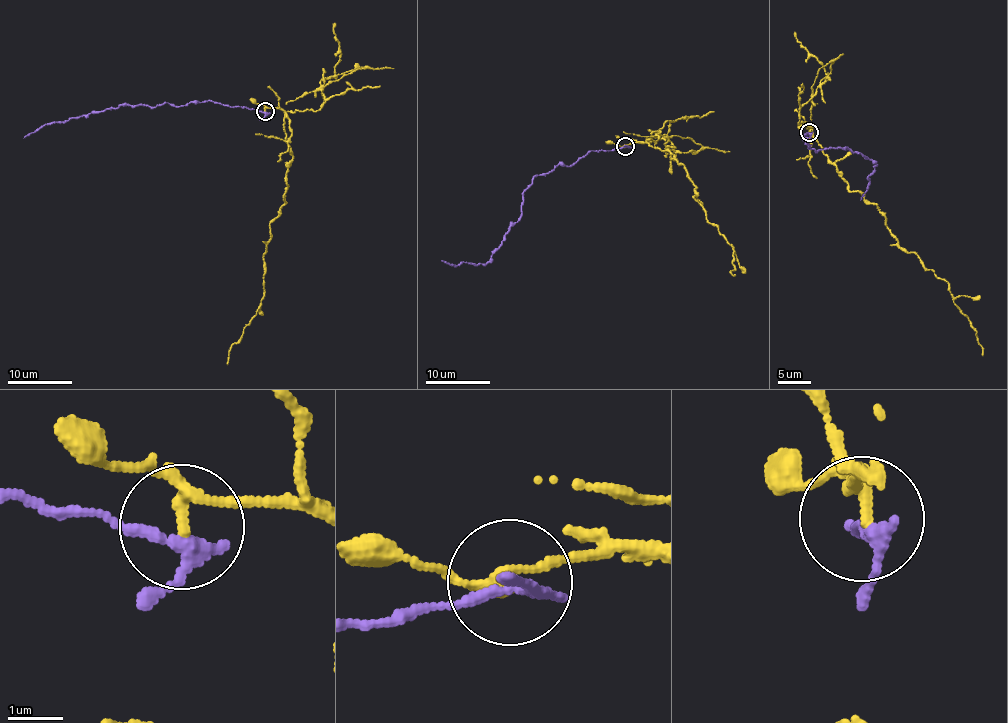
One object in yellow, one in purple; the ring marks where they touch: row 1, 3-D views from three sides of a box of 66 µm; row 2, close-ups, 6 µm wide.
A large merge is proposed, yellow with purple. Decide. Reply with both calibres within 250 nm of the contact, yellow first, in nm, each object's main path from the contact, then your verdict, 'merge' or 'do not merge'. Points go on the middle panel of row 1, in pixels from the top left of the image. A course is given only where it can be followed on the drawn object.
calibres 180 and 200 nm; course yellow (626, 146), (647, 141), (675, 154), (706, 219), (734, 247), (730, 272), (735, 275); course purple (626, 146), (590, 150), (570, 165), (535, 175), (523, 193), (522, 216), (488, 262), (442, 260); do not merge

